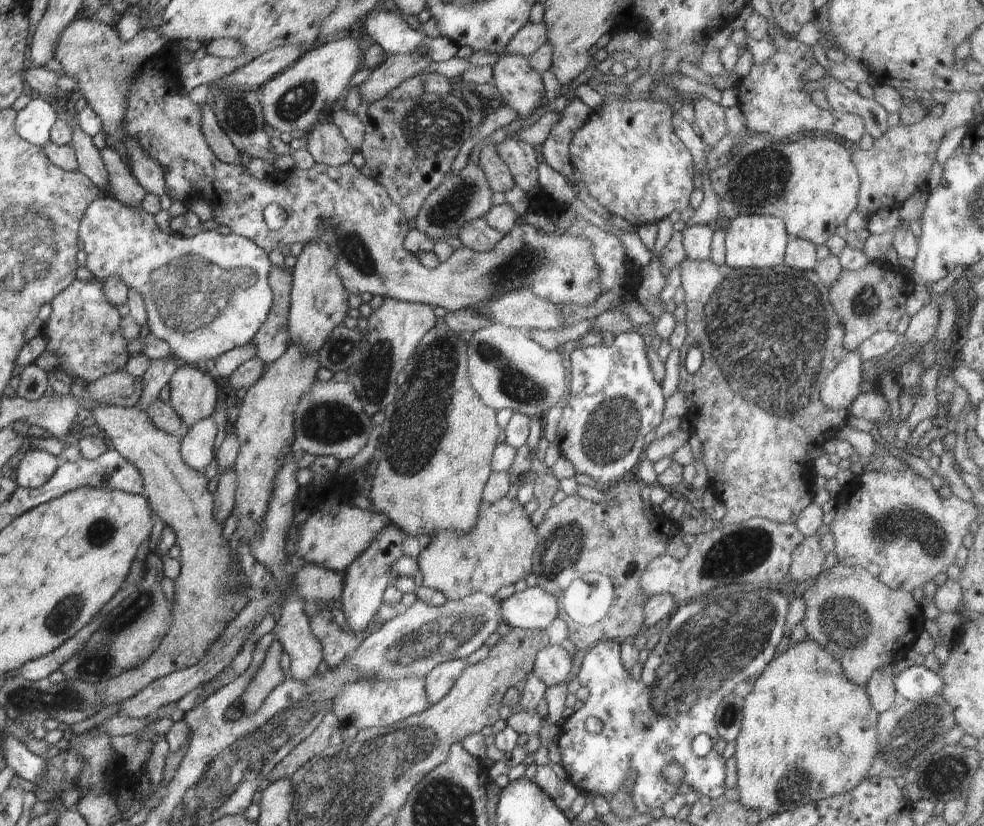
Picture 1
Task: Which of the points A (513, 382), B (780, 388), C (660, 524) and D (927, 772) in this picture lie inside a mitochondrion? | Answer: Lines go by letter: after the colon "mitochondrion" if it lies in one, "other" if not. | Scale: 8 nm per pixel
A: mitochondrion
B: mitochondrion
C: other
D: mitochondrion

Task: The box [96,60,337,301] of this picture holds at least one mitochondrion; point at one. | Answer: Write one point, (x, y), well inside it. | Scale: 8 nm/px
(294, 103)

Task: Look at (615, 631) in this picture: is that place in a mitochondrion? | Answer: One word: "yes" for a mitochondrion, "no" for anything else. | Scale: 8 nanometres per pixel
no

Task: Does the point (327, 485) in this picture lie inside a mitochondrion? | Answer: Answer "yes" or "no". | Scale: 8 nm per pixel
no

